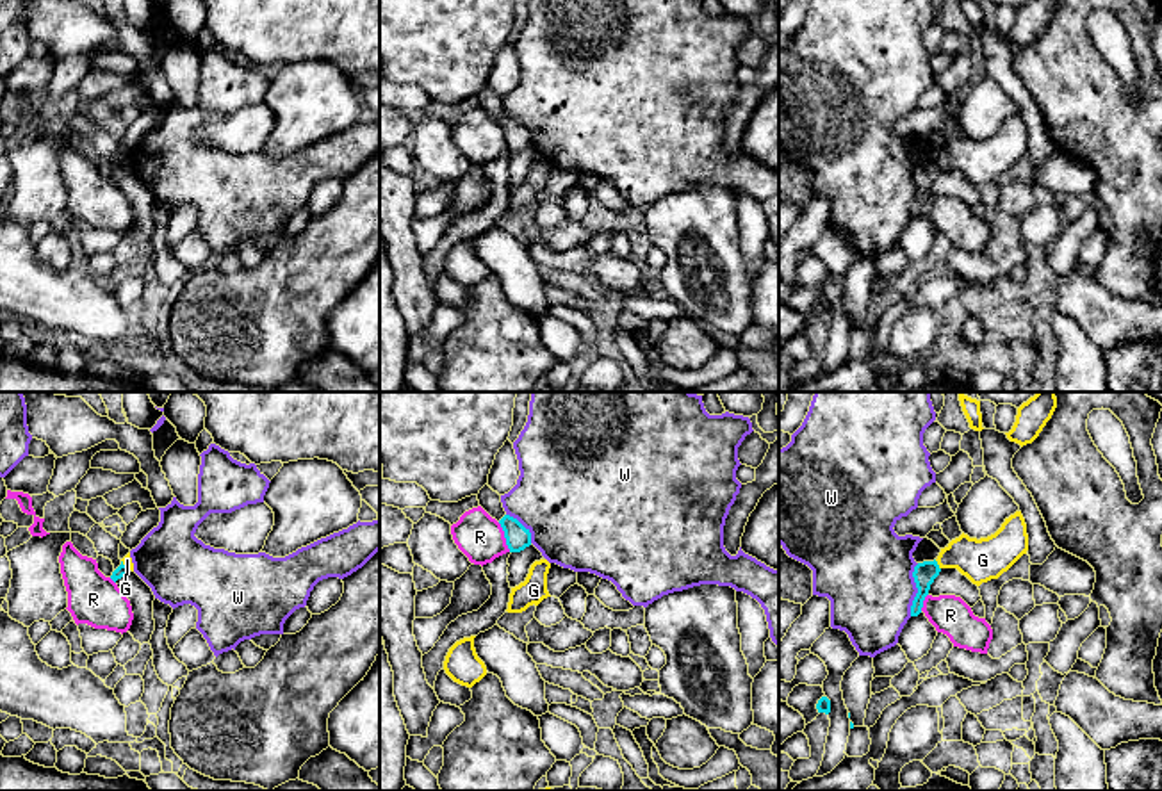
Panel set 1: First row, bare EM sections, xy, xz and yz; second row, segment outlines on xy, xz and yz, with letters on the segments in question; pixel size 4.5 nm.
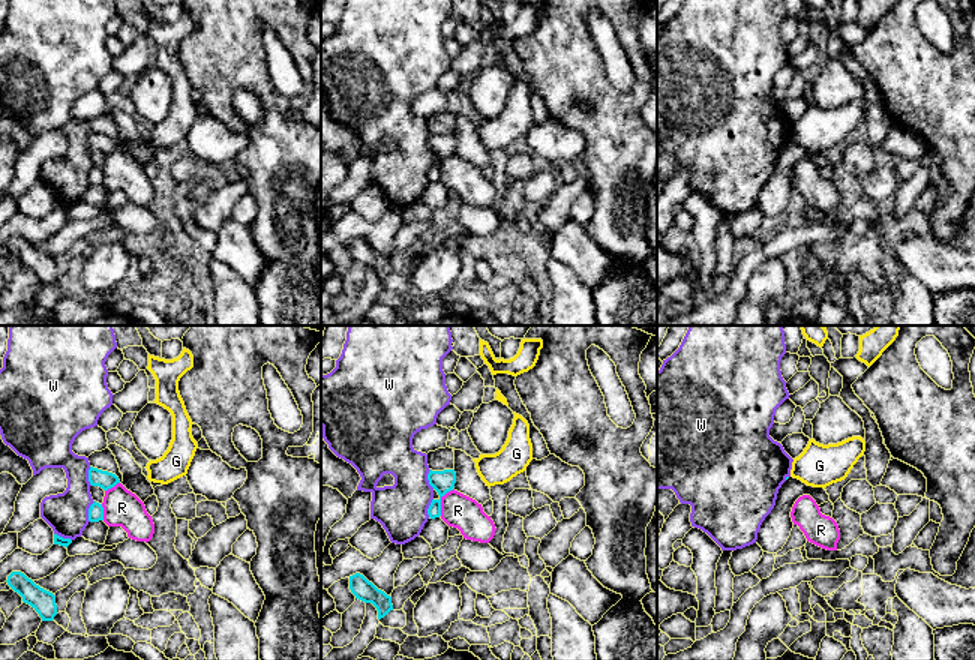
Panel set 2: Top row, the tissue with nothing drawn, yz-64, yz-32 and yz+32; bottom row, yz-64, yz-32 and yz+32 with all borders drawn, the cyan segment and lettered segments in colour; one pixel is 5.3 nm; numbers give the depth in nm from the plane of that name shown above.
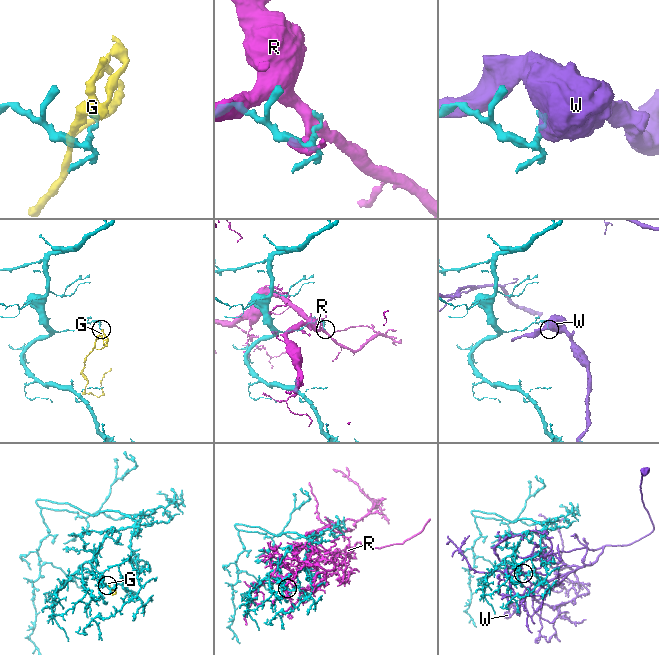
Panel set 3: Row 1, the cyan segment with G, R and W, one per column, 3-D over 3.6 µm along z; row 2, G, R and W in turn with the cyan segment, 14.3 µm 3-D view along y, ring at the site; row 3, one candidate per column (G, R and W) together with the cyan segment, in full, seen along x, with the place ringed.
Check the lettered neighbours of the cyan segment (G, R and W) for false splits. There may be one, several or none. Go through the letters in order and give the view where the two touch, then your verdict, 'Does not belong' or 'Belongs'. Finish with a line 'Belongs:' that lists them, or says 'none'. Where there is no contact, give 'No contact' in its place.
G: Touches cyan in yz. Does not belong
R: Touches cyan in xz. Does not belong
W: Touches cyan in yz. Does not belong
Belongs: none

